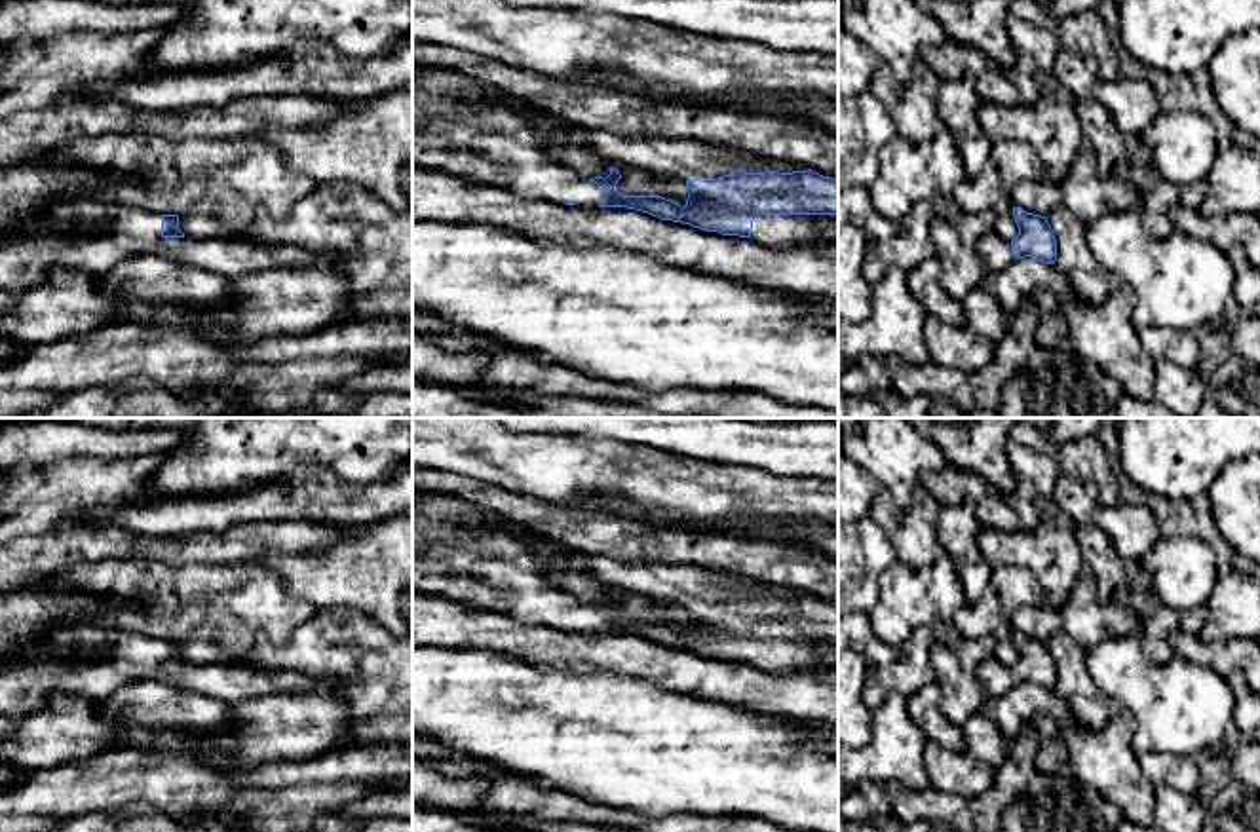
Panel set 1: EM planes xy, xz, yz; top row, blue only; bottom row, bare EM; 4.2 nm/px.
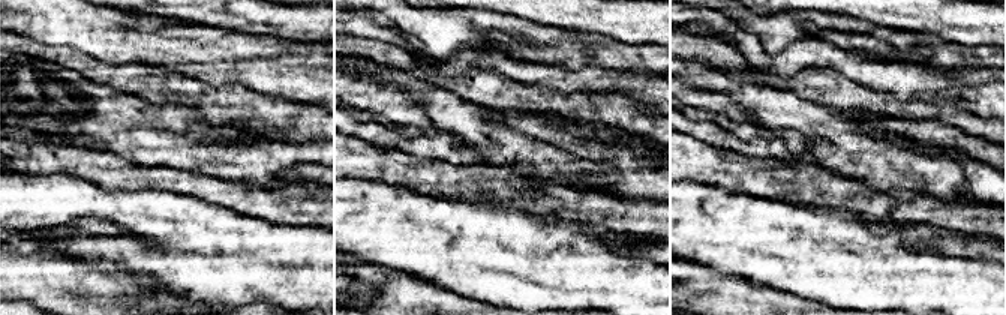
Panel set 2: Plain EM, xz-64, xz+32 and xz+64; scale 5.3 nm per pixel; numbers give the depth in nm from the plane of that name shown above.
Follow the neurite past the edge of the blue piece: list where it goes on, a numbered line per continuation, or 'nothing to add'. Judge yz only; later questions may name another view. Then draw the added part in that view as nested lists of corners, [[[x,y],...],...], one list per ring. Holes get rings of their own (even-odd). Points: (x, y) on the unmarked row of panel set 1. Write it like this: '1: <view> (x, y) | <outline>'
1: yz (996, 679) | [[[990,657],[983,661],[975,671],[984,697],[1002,697],[1011,691],[1017,682],[1009,667],[1002,665],[998,659]]]

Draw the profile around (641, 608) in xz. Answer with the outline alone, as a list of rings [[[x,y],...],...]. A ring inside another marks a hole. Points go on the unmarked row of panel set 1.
[[[545,539],[536,551],[538,570],[549,585],[572,593],[580,602],[595,604],[606,593],[616,595],[621,604],[616,614],[621,621],[661,621],[686,631],[686,606],[658,602],[640,595],[629,595],[593,577],[587,560],[572,555],[564,545]]]

